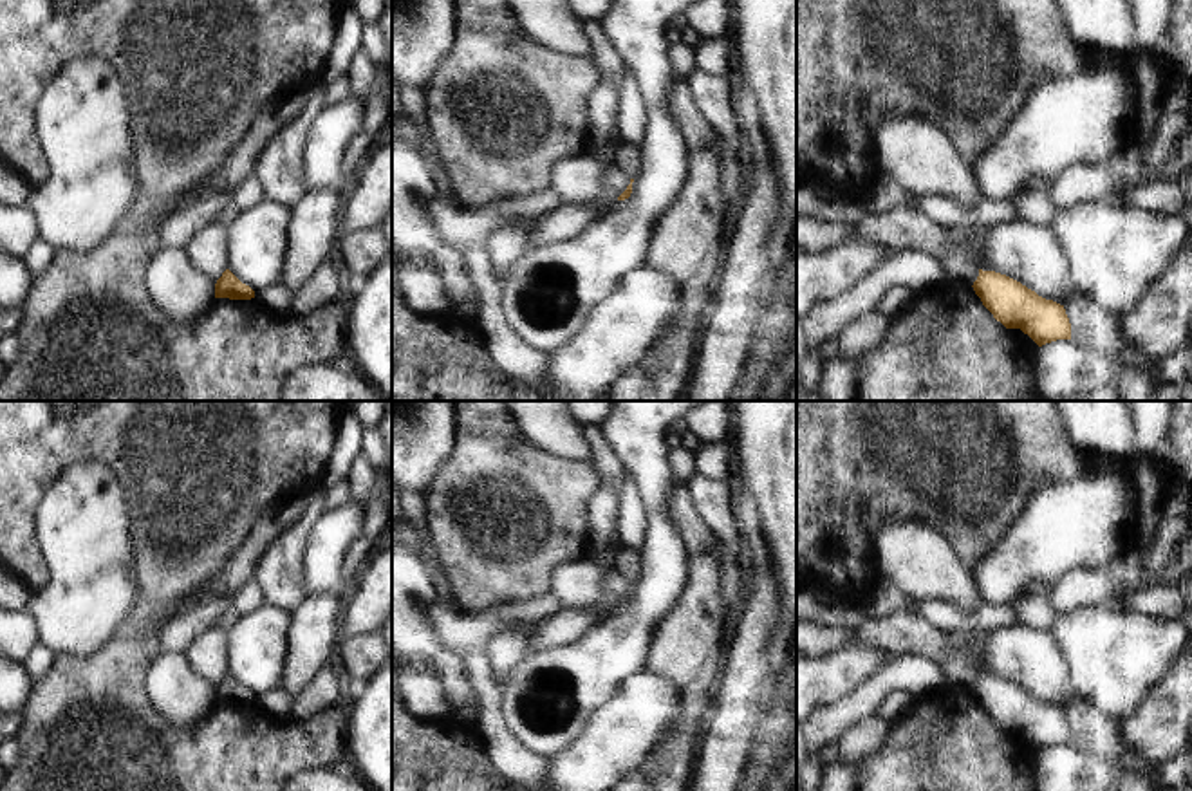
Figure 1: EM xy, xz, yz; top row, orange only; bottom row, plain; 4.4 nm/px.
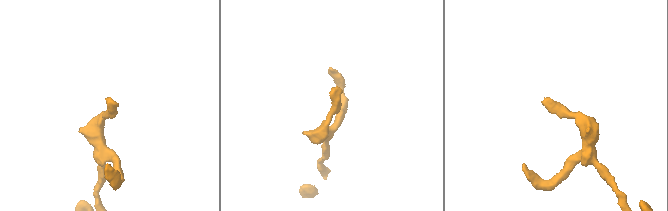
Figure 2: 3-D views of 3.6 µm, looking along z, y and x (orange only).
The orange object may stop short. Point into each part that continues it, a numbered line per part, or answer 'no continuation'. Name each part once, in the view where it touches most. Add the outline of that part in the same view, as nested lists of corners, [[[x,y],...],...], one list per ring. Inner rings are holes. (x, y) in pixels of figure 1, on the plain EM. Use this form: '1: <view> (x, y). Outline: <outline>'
no continuation.

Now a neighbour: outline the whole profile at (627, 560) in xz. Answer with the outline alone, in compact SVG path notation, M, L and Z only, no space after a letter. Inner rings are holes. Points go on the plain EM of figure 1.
M618 547L612 558L612 567L616 567L630 583L634 583L641 571L639 549Z

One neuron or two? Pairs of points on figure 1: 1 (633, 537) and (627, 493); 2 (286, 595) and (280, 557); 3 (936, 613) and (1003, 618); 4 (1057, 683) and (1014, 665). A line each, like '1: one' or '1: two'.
1: one
2: one
3: one
4: one

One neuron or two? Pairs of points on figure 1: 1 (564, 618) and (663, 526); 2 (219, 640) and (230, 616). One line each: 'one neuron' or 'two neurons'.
1: two neurons
2: two neurons

